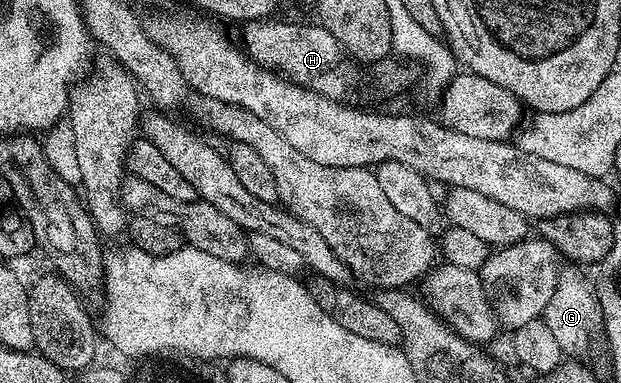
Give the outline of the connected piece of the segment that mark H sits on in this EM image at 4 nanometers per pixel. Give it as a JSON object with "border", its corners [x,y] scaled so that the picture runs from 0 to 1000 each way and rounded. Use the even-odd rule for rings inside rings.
{"border":[[[427,50],[403,55],[391,68],[390,125],[414,170],[440,183],[475,222],[493,227],[512,248],[525,248],[539,264],[559,256],[567,222],[567,191],[560,183],[562,151],[548,115],[514,60],[475,65],[470,55]]]}

